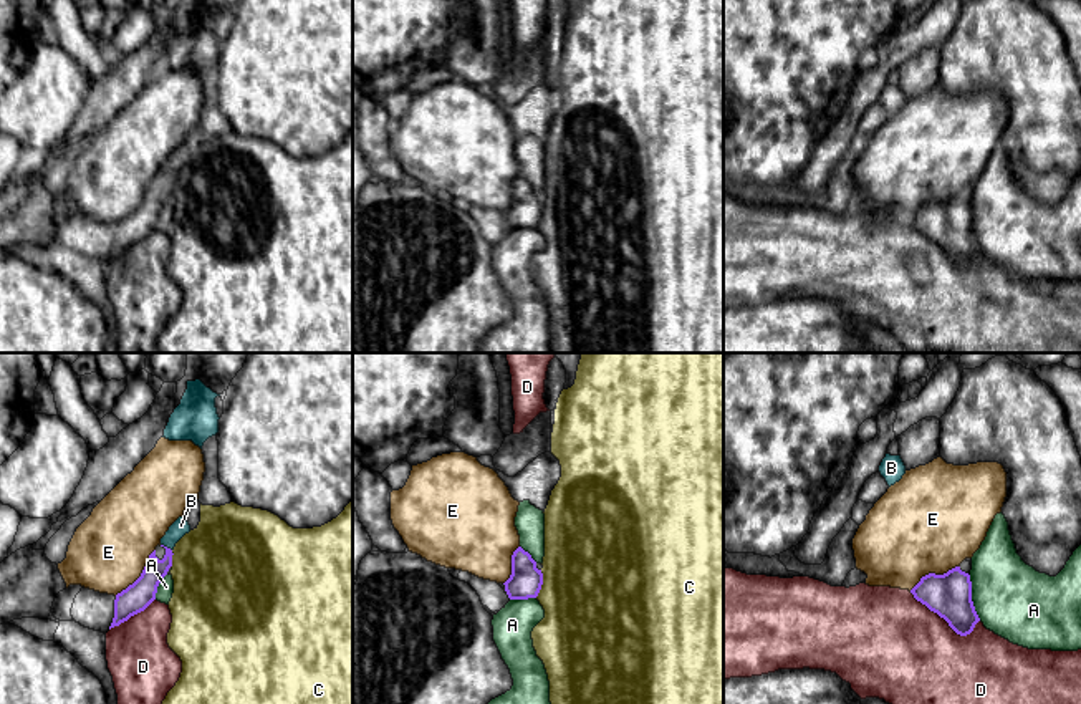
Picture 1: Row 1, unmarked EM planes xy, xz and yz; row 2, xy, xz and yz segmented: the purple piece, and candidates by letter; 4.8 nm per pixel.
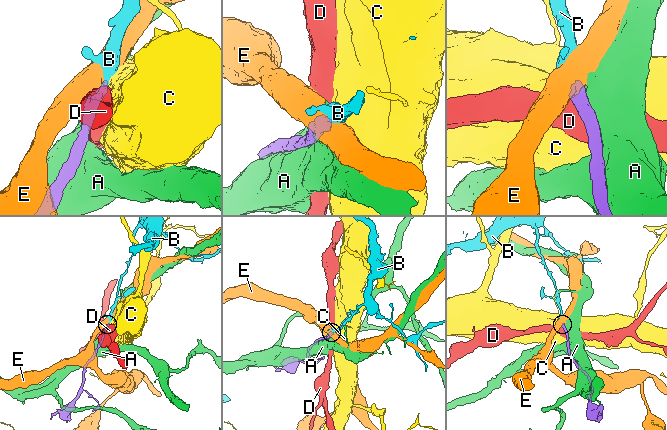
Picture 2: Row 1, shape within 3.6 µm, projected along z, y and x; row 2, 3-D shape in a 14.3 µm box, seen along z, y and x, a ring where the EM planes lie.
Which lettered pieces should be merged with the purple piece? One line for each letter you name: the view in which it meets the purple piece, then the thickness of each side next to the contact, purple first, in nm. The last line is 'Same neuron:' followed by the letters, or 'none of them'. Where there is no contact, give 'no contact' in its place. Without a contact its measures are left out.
B: contact in xy; calibres 130 and 80 nm
Same neuron: B

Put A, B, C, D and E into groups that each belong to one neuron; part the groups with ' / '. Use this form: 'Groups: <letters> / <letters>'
Groups: A / B / C / D / E

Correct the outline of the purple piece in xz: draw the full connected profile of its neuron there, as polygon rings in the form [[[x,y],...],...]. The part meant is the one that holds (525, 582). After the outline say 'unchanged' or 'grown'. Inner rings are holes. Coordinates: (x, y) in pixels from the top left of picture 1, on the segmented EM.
[[[521,547],[512,555],[512,575],[503,585],[510,600],[536,598],[541,590],[543,573]]] | unchanged

